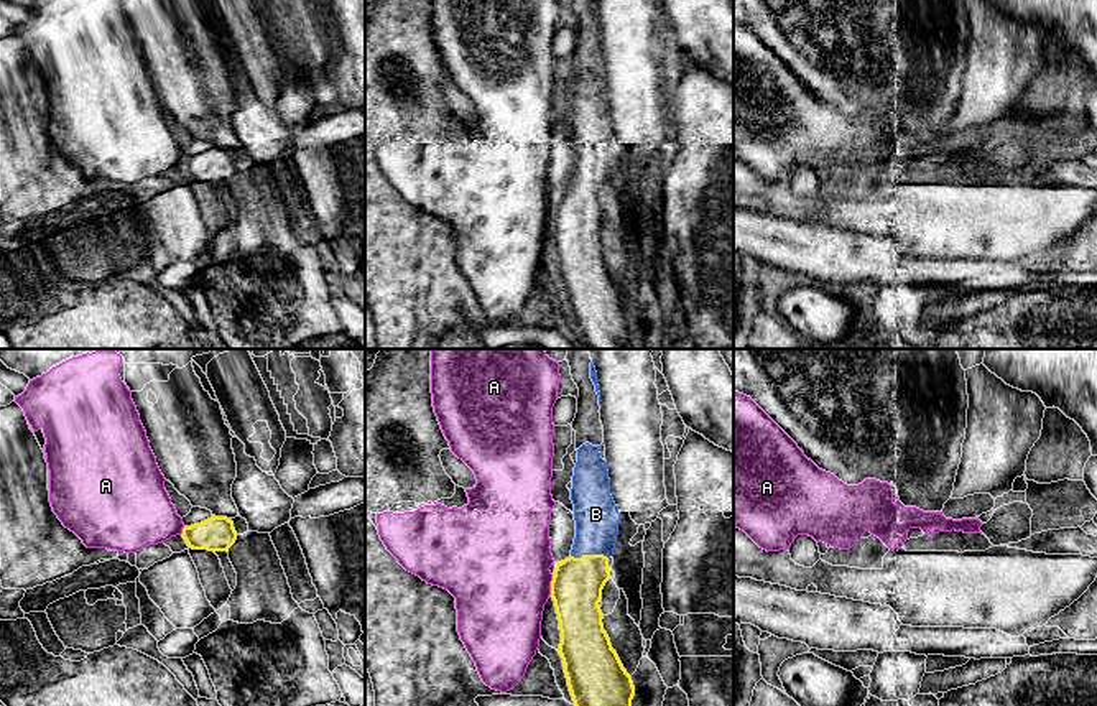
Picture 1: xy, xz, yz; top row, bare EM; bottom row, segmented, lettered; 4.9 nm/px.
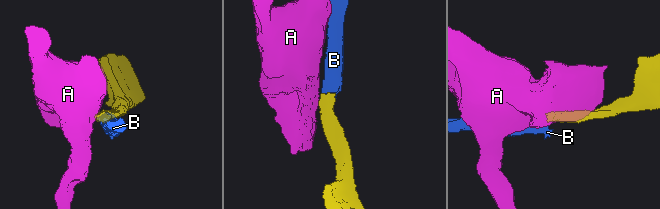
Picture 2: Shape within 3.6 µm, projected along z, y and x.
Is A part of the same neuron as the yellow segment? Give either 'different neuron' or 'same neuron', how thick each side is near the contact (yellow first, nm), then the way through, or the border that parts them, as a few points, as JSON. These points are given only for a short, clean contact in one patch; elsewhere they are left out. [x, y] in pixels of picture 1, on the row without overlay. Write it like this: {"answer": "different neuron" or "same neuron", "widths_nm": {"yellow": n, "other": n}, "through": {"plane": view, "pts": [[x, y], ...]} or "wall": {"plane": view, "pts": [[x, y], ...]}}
{"answer": "different neuron", "widths_nm": {"yellow": 260, "other": 480}, "wall": {"plane": "xz", "pts": [[553, 208], [550, 226]]}}

